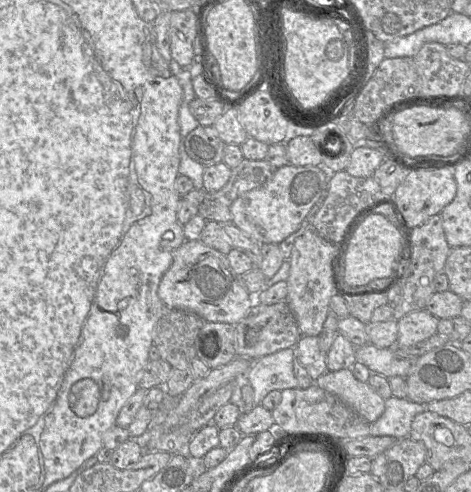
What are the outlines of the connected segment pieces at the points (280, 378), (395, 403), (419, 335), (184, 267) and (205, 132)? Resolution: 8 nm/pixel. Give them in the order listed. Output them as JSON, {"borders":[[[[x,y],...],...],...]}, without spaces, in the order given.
{"borders":[[[[286,348],[252,360],[252,366],[242,379],[237,379],[238,384],[231,396],[230,402],[244,413],[244,402],[239,397],[240,390],[246,380],[254,391],[255,406],[261,404],[265,396],[273,390],[298,388],[297,379],[293,368],[294,348]]],[[[391,396],[385,400],[385,411],[382,416],[370,424],[369,435],[390,436],[398,440],[408,437],[413,419],[427,411],[426,405]]],[[[426,309],[414,311],[398,320],[396,347],[410,347],[437,333],[439,319]]],[[[186,240],[173,255],[171,266],[162,276],[158,296],[171,309],[196,314],[205,322],[238,324],[253,307],[252,296],[230,267],[227,255],[200,240]]],[[[199,125],[184,138],[187,155],[204,167],[223,161],[225,145],[213,125]]]]}

